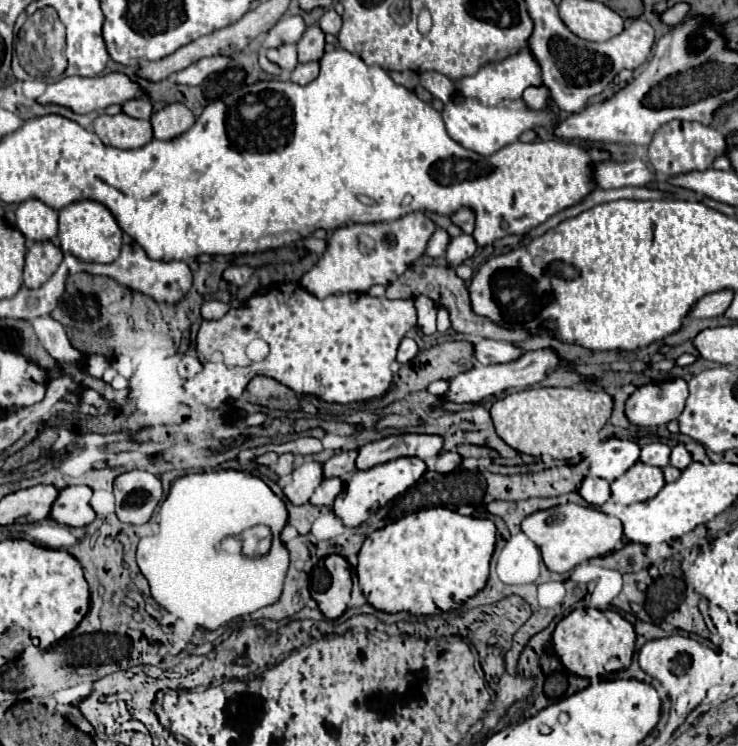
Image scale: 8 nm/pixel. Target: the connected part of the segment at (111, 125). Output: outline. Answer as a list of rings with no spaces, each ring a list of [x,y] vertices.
[[[123,112],[117,116],[101,114],[93,122],[93,130],[103,144],[113,148],[123,148],[123,150],[141,148],[153,138],[149,120],[137,120]]]

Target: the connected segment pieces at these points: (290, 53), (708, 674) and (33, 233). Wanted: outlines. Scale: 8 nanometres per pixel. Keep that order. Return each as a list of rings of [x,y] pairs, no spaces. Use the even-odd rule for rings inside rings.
[[[285,44],[279,48],[269,48],[267,50],[267,58],[277,64],[281,70],[285,72],[293,72],[293,68],[297,66],[297,48],[295,44]]]
[[[681,634],[649,640],[639,652],[639,664],[649,676],[653,676],[667,690],[673,702],[683,696],[687,700],[687,706],[691,708],[701,704],[707,690],[721,680],[721,662],[717,652]]]
[[[25,200],[15,212],[17,230],[35,242],[47,242],[57,236],[57,212],[41,200]]]

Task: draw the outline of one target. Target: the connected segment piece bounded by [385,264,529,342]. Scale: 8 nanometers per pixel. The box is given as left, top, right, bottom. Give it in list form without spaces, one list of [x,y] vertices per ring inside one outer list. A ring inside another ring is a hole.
[[[411,266],[407,268],[407,272],[403,272],[401,280],[395,280],[393,284],[387,286],[387,292],[385,296],[387,298],[415,298],[415,296],[429,296],[437,306],[443,306],[449,310],[449,320],[451,320],[451,328],[455,332],[461,332],[461,334],[475,334],[475,336],[483,336],[483,338],[493,338],[493,340],[505,340],[505,342],[515,342],[515,340],[525,340],[529,338],[529,332],[527,330],[507,330],[507,328],[501,328],[497,324],[493,324],[491,320],[483,318],[483,316],[477,316],[471,306],[469,306],[469,292],[467,292],[467,286],[465,282],[455,274],[453,268],[449,266]]]

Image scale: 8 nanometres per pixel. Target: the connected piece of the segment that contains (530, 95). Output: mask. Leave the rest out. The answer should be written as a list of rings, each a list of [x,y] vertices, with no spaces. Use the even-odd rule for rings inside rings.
[[[541,86],[541,88],[527,88],[525,94],[523,94],[523,98],[525,98],[525,102],[531,108],[539,110],[539,108],[545,108],[545,102],[549,98],[549,90],[545,86]]]

